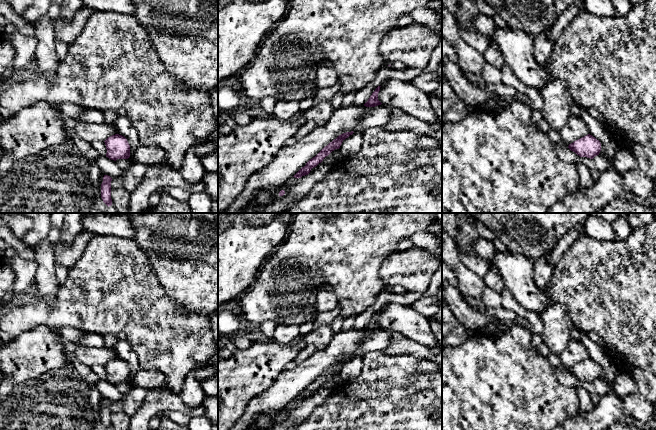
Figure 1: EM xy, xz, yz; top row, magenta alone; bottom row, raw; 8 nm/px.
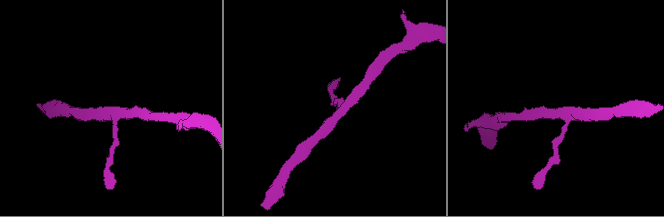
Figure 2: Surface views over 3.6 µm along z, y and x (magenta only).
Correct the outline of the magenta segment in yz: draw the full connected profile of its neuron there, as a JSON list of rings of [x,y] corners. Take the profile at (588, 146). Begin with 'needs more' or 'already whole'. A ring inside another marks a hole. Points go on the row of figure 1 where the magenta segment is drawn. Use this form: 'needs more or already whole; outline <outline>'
already whole; outline [[[588,134],[569,144],[568,148],[580,157],[593,159],[600,153],[601,143],[595,137]]]

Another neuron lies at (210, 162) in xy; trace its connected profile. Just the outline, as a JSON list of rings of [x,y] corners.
[[[218,150],[203,156],[200,162],[202,163],[205,172],[218,173]]]

